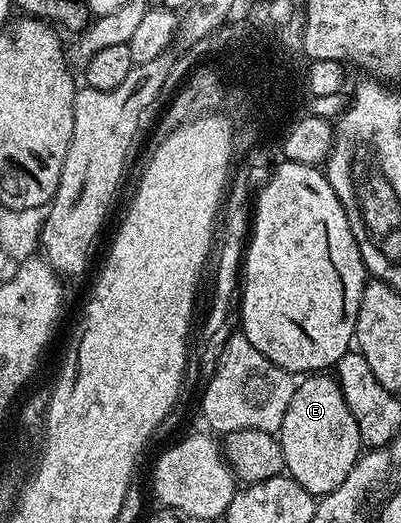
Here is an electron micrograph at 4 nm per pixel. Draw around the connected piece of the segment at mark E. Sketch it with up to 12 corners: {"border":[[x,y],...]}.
{"border":[[338,379],[295,385],[276,437],[285,473],[315,496],[364,450]]}

